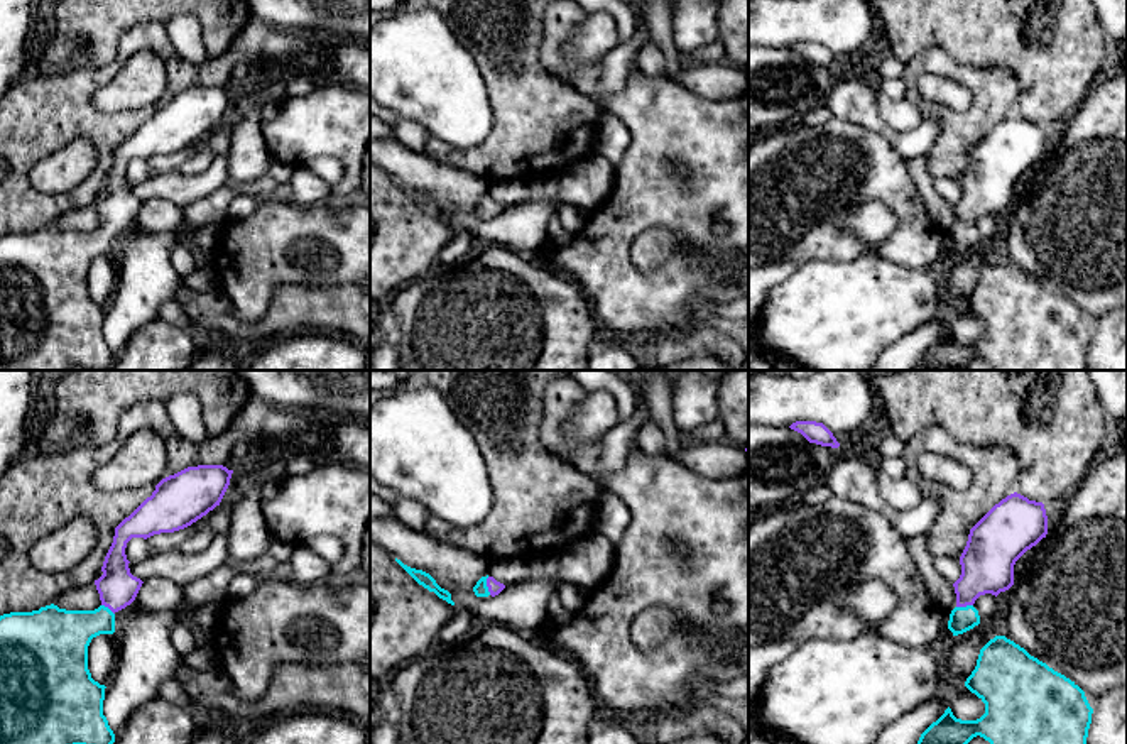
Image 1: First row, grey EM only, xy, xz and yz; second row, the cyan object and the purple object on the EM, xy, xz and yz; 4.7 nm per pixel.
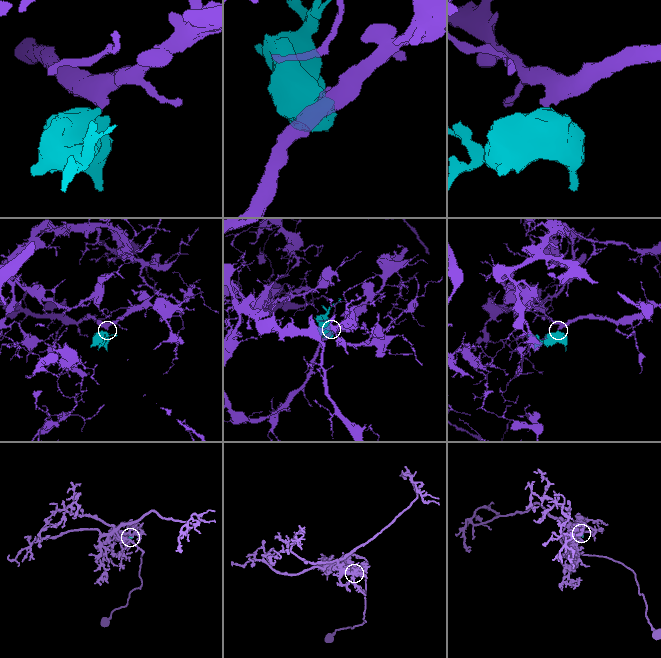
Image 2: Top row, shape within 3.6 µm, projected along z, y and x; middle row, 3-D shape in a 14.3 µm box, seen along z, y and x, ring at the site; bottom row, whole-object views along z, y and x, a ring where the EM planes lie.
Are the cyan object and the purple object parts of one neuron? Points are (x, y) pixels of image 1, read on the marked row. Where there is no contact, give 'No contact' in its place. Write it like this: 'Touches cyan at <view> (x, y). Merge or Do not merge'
Touches cyan at xz (485, 585). Merge

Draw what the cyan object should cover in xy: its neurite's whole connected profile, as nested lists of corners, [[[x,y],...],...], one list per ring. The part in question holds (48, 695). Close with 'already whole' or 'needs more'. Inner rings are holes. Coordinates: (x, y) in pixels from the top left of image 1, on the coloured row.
[[[223,465],[188,467],[162,479],[147,497],[117,528],[113,543],[105,556],[103,575],[95,580],[101,605],[95,610],[66,610],[51,604],[32,612],[10,612],[0,615],[0,744],[113,744],[115,734],[103,715],[105,685],[91,678],[88,670],[88,646],[100,634],[115,632],[115,614],[130,605],[142,580],[133,577],[125,555],[132,538],[150,538],[161,533],[184,529],[220,506],[233,470]]]; needs more

